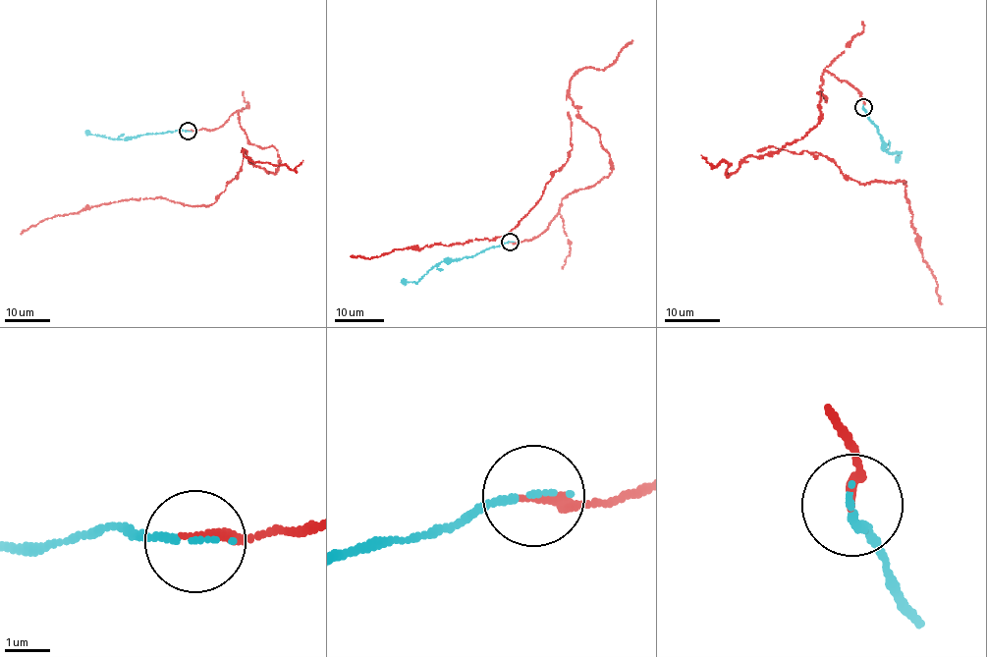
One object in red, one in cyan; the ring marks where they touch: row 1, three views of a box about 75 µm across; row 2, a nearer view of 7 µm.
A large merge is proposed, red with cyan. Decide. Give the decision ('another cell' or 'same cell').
same cell

